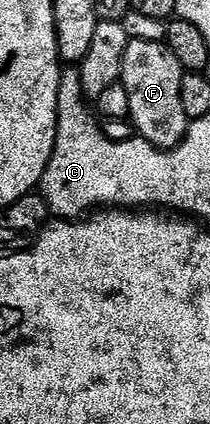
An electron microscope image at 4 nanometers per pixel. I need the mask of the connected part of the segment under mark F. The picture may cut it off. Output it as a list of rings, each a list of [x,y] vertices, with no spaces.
[[[130,40],[126,51],[124,51],[122,77],[120,83],[124,90],[128,90],[128,106],[130,114],[129,123],[134,123],[134,128],[141,139],[157,148],[174,148],[186,136],[190,128],[189,118],[184,114],[184,101],[180,99],[180,82],[184,75],[184,69],[180,62],[176,62],[176,54],[164,42],[140,42]]]

